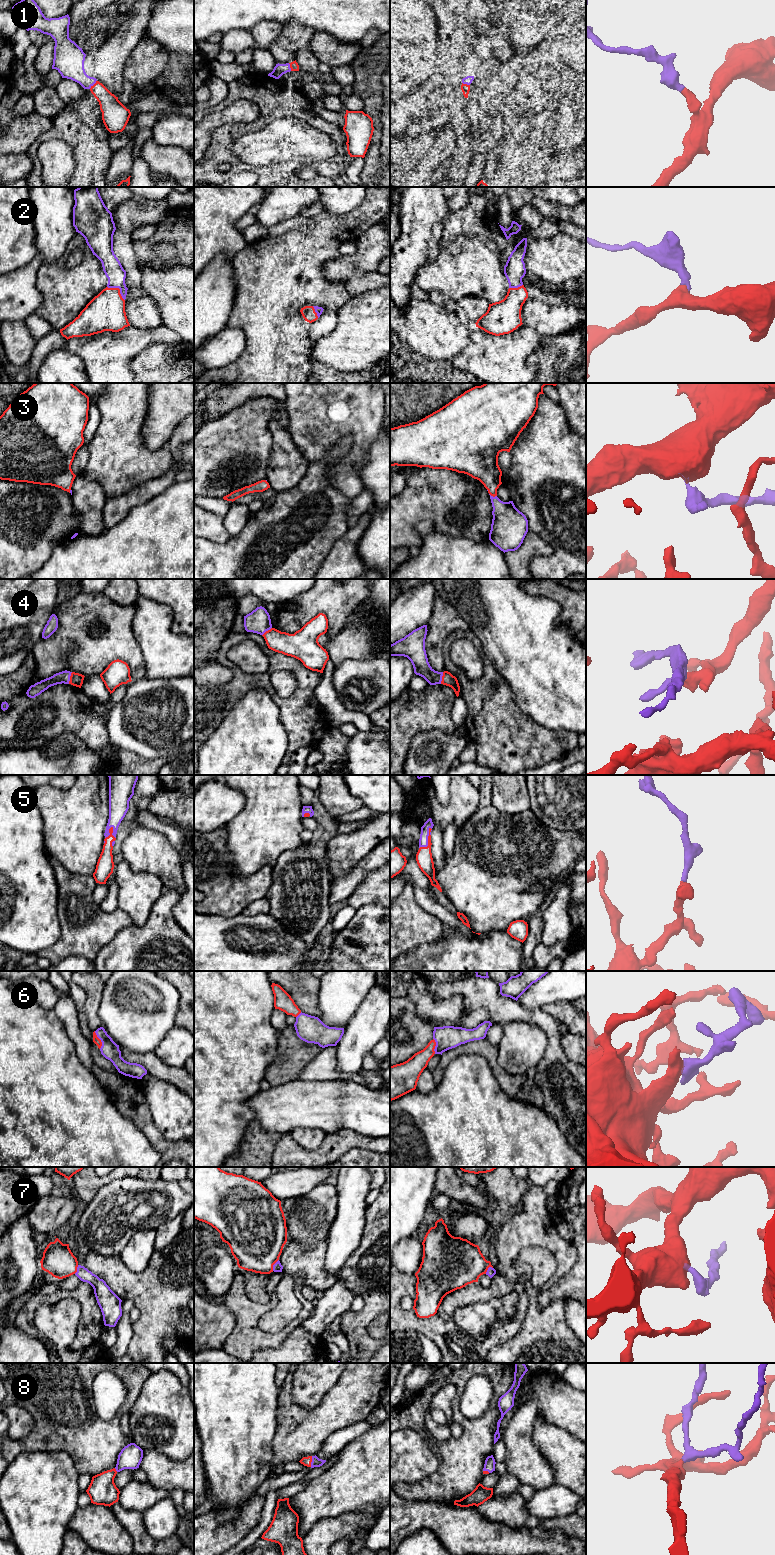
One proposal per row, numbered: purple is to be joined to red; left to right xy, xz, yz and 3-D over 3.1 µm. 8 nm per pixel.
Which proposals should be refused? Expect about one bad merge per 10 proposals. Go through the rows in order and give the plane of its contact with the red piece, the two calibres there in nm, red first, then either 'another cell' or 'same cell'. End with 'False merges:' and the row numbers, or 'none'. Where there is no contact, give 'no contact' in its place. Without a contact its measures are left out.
1: xy | 180/220 nm | same cell
2: xy | 300/150 nm | same cell
3: yz | 220/260 nm | same cell
4: xy | 110/100 nm | same cell
5: yz | 130/80 nm | same cell
6: xy | 60/140 nm | same cell
7: xz | 460/80 nm | same cell
8: xz | 80/80 nm | same cell
False merges: none

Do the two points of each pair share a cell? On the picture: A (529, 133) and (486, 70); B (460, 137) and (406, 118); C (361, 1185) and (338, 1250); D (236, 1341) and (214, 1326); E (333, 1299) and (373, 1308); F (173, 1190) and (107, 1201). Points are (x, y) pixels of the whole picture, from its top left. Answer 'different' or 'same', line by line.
A: different
B: different
C: same
D: different
E: different
F: same

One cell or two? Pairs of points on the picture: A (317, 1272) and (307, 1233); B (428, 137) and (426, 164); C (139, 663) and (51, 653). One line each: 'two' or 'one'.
A: two
B: two
C: one

